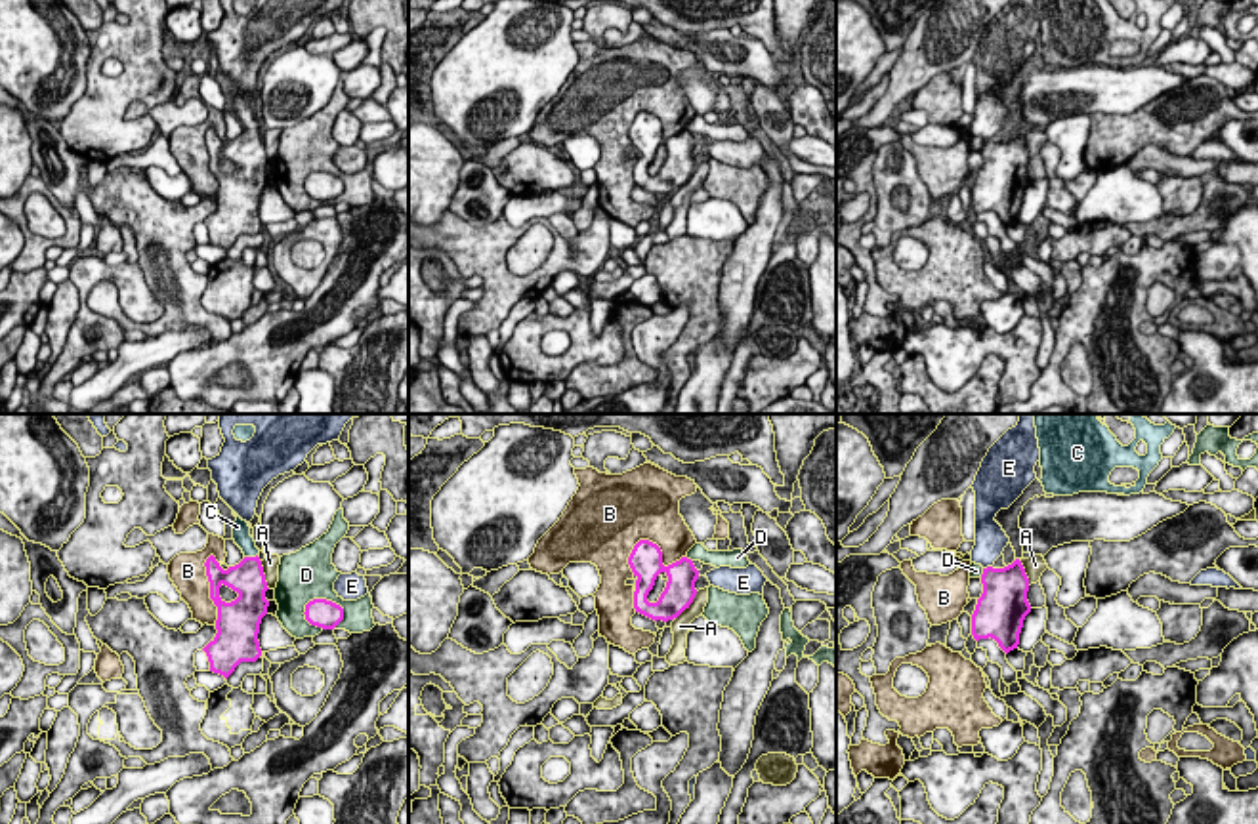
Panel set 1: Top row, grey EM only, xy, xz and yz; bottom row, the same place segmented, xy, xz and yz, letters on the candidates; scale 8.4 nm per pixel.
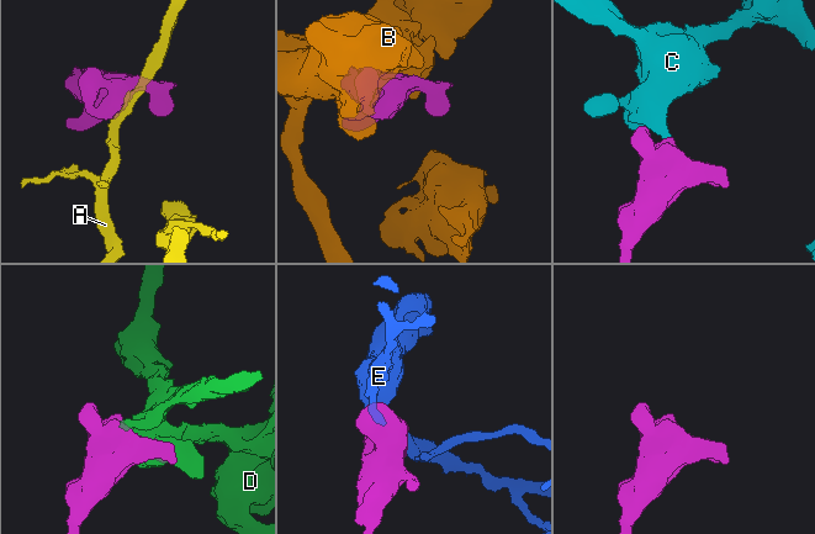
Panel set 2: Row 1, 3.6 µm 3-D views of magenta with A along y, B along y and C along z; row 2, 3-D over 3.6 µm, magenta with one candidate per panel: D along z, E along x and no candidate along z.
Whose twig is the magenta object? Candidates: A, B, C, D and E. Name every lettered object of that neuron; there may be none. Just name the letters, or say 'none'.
C

